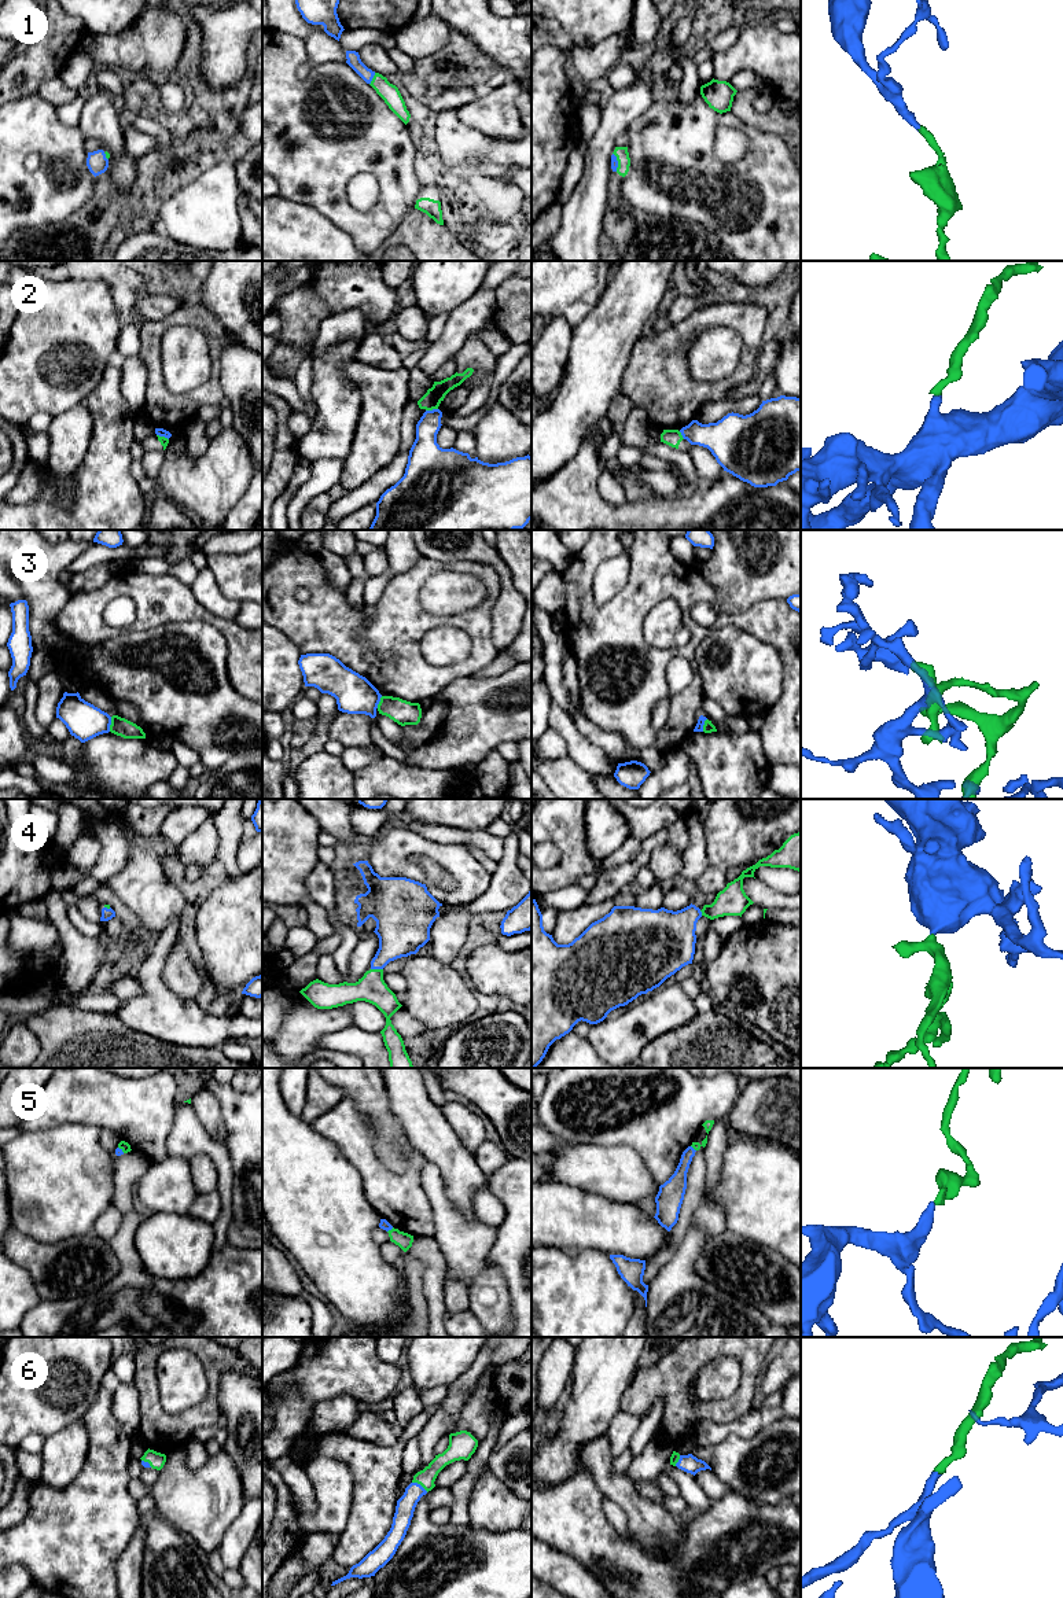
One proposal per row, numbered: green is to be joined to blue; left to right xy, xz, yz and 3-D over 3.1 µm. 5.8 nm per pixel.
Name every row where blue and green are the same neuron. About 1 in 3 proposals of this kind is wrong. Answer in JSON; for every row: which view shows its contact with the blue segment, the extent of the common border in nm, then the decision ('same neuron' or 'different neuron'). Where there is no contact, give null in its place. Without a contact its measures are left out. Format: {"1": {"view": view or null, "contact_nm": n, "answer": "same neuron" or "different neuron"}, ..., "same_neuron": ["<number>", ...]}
{"1": {"view": "xz", "contact_nm": 80, "answer": "same neuron"}, "2": {"view": "xz", "contact_nm": 70, "answer": "different neuron"}, "3": {"view": "xy", "contact_nm": 90, "answer": "different neuron"}, "4": {"view": "xz", "contact_nm": 70, "answer": "same neuron"}, "5": {"view": "xy", "contact_nm": 50, "answer": "same neuron"}, "6": {"view": "xz", "contact_nm": 110, "answer": "same neuron"}, "same_neuron": ["1", "4", "5", "6"]}

